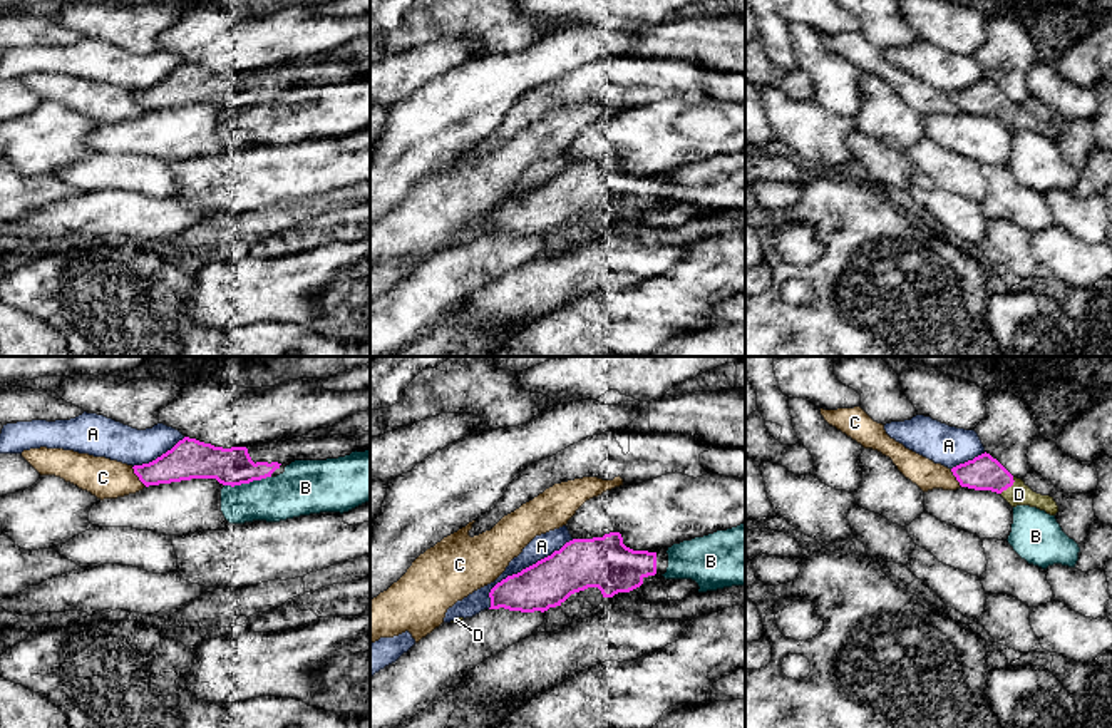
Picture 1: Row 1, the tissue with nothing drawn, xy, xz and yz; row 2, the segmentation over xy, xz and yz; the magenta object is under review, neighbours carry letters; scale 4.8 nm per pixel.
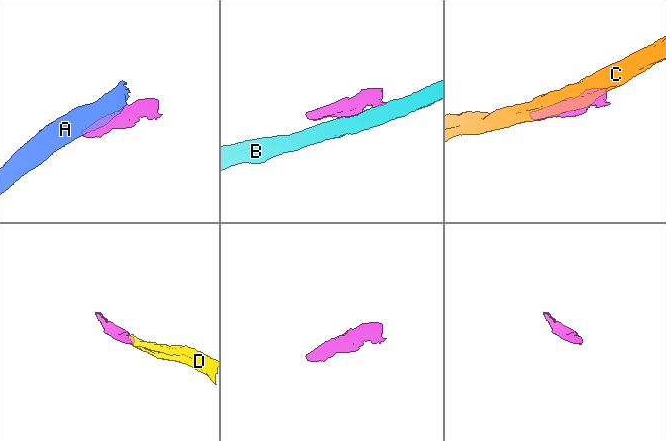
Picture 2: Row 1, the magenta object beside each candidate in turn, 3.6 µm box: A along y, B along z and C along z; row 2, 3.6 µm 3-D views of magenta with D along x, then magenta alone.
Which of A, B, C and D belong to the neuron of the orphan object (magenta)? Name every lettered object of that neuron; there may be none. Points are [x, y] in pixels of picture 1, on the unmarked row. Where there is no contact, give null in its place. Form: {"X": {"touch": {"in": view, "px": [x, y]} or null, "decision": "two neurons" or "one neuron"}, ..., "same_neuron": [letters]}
{"A": {"touch": {"in": "xz", "px": [523, 194]}, "decision": "two neurons"}, "B": {"touch": {"in": "xy", "px": [247, 107]}, "decision": "two neurons"}, "C": {"touch": {"in": "xy", "px": [138, 101]}, "decision": "two neurons"}, "D": {"touch": {"in": "yz", "px": [1009, 111]}, "decision": "one neuron"}, "same_neuron": ["D"]}

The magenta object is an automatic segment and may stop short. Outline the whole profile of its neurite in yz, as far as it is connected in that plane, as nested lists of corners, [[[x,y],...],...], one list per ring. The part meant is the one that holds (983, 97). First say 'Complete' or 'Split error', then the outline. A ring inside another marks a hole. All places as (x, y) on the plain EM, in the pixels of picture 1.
Split error. [[[986,77],[953,92],[951,97],[961,112],[996,117],[1012,132],[1030,131],[1045,136],[1050,141],[1058,137],[1053,122],[1033,117],[1022,104],[1013,102]]]

